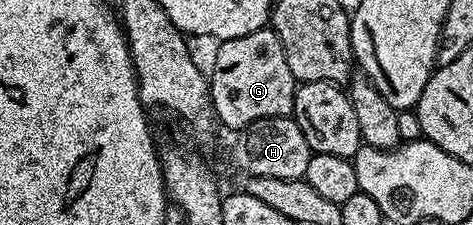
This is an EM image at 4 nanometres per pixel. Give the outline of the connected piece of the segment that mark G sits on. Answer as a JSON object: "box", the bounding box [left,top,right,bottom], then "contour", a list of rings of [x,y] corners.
{"box":[209,28,296,132],"contour":[[[263,28],[256,32],[248,32],[248,36],[236,36],[227,42],[218,42],[218,51],[214,54],[214,71],[209,71],[210,103],[214,106],[214,116],[222,122],[230,132],[243,130],[261,118],[285,118],[293,115],[296,79],[292,76],[292,68],[288,68],[288,56],[284,56],[282,42],[273,28]]]}

